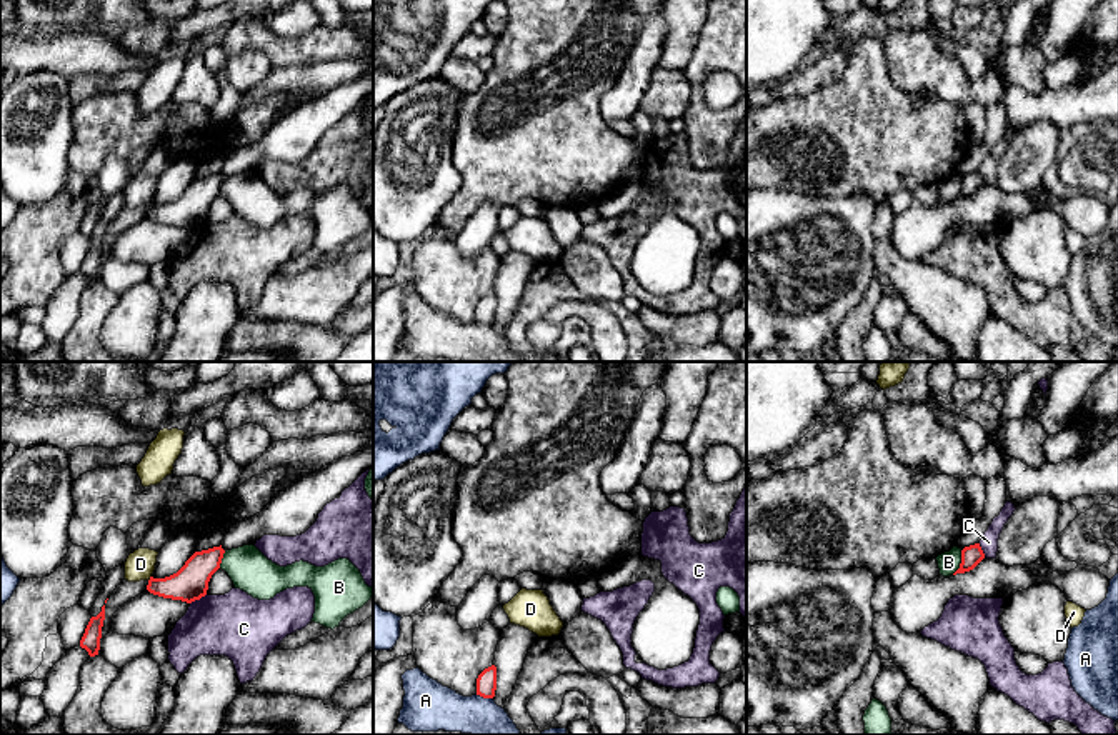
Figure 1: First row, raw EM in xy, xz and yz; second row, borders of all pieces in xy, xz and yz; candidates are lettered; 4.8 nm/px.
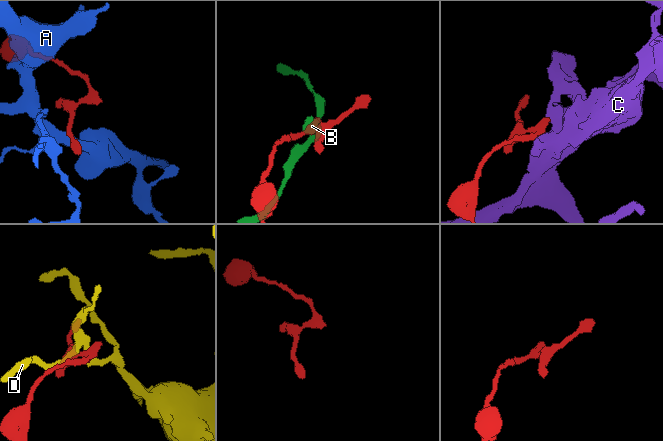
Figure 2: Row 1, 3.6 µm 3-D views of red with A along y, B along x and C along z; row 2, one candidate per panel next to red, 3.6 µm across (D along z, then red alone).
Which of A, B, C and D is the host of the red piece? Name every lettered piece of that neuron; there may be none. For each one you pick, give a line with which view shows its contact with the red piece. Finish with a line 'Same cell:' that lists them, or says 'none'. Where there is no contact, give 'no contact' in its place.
Same cell: none

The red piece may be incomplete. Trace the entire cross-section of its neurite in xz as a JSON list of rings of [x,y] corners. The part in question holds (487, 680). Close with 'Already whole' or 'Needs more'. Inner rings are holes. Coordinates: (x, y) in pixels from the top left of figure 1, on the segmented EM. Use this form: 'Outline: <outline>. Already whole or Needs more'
Outline: [[[497,667],[485,668],[477,678],[477,695],[493,698],[497,690]]]. Already whole

